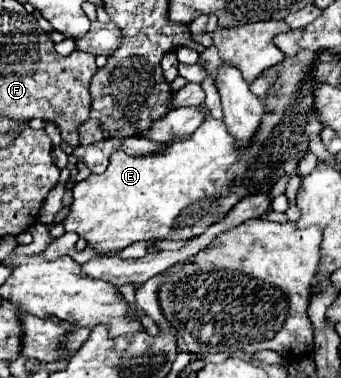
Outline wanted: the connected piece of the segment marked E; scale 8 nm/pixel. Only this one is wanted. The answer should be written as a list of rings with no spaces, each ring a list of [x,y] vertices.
[[[301,50],[297,56],[293,56],[293,58],[287,56],[279,66],[265,70],[265,74],[275,74],[275,72],[279,72],[279,78],[277,78],[277,80],[271,84],[271,88],[267,90],[265,108],[267,108],[269,112],[263,114],[263,122],[261,122],[259,130],[255,132],[253,144],[251,144],[251,146],[247,146],[247,148],[237,148],[237,146],[235,146],[235,140],[233,140],[233,136],[227,132],[225,124],[223,124],[221,120],[215,120],[215,118],[213,118],[213,120],[205,120],[205,122],[191,134],[189,140],[173,142],[173,144],[169,144],[167,148],[163,148],[159,154],[153,154],[153,156],[127,156],[125,152],[115,152],[115,154],[111,156],[109,166],[107,166],[107,170],[105,170],[103,174],[91,174],[91,176],[85,178],[83,182],[77,182],[77,184],[75,184],[75,188],[73,188],[73,204],[71,204],[69,214],[67,214],[65,220],[63,220],[65,232],[77,232],[79,238],[83,238],[83,240],[87,242],[87,248],[93,248],[93,250],[97,252],[97,256],[105,256],[105,254],[109,254],[109,252],[119,252],[119,250],[123,250],[123,248],[127,248],[129,244],[139,242],[139,240],[143,240],[143,242],[155,242],[155,240],[189,240],[189,238],[199,236],[201,232],[205,232],[211,224],[217,222],[217,218],[223,218],[241,198],[245,198],[245,196],[249,196],[249,194],[255,194],[255,192],[267,192],[267,190],[271,190],[271,186],[273,186],[283,174],[291,174],[291,172],[297,168],[297,156],[299,156],[301,150],[307,148],[307,138],[309,138],[311,134],[319,134],[319,132],[321,132],[321,122],[317,120],[317,112],[313,110],[313,90],[319,88],[321,84],[313,82],[313,80],[311,80],[311,74],[309,74],[315,56],[317,56],[317,52]]]

